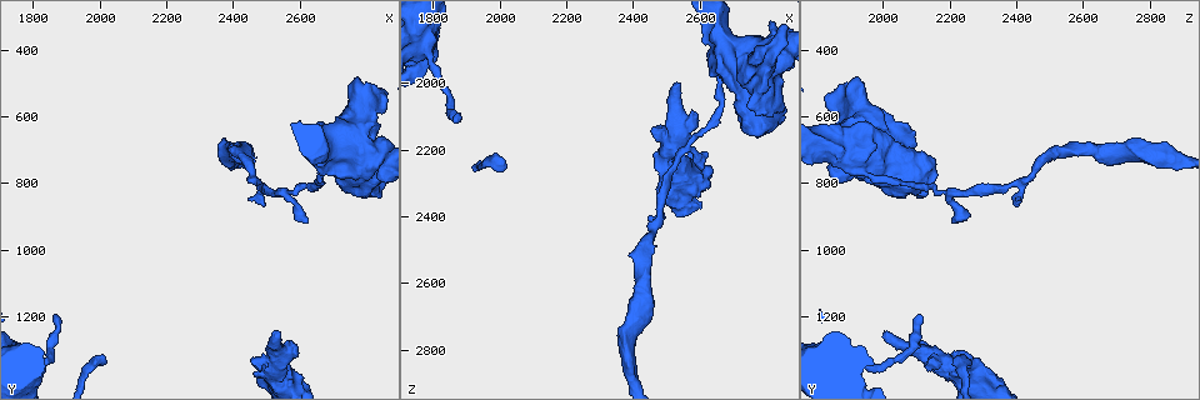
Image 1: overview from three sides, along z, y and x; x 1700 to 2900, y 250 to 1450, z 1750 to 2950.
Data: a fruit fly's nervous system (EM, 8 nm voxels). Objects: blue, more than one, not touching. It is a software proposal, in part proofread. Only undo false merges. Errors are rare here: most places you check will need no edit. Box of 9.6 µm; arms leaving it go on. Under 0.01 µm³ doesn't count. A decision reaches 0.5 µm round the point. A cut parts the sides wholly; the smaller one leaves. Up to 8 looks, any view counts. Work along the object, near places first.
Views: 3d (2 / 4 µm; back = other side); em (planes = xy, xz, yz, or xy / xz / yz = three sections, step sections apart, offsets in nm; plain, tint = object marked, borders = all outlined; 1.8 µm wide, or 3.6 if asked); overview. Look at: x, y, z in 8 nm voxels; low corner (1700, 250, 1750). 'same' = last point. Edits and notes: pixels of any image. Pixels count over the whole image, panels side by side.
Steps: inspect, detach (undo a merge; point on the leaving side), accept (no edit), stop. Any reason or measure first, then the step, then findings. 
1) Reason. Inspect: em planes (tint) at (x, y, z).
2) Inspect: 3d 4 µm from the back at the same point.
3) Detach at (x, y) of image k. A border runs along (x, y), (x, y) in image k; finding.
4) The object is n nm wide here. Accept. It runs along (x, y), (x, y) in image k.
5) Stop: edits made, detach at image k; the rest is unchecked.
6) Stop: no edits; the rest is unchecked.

Inspect: em planes (tint) at (2560, 820, 2200).

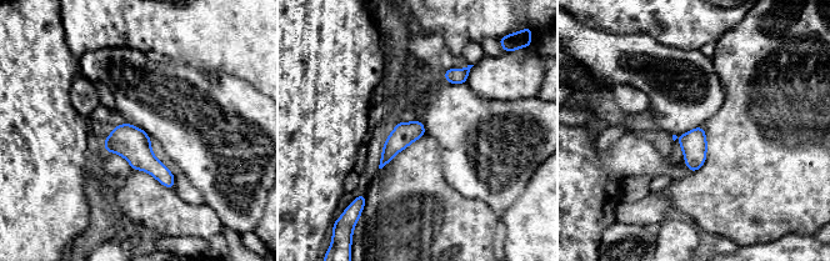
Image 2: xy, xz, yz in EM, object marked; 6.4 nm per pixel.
The object is 150 nm wide here. Accept. Continuous, no second neuron.

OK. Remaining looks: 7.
Sudden change in width. Inspect: em planes (tint) at (2520, 1280, 2060).

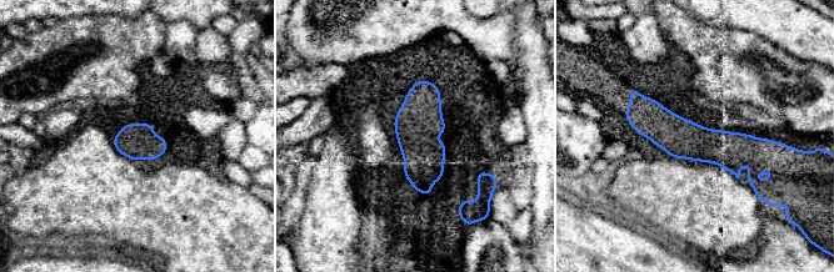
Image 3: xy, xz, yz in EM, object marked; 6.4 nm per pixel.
Accept. It runs along (633, 95), (682, 139), (769, 149) in image 3; continuous, no second neuron.

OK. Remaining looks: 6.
Thin arm on a thick one. Inspect: 3d 4 µm at (2680, 770, 1950).

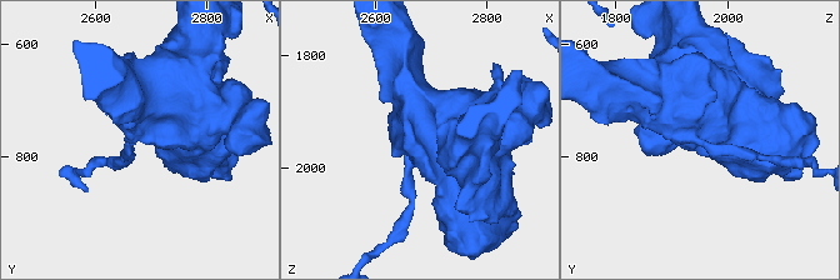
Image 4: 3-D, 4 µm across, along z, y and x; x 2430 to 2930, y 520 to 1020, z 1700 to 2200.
4 arms meet here; now the EM. Inspect: em 3.6 µm planes (tint) at (2685, 765, 1940).

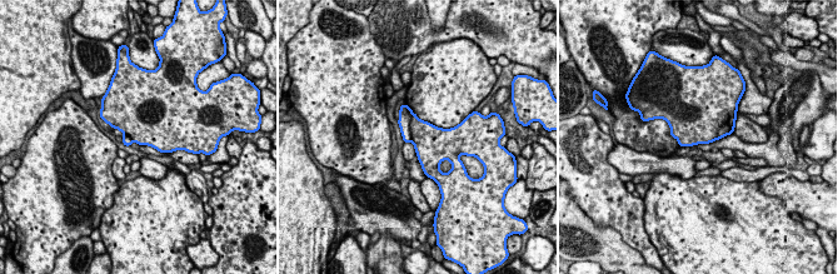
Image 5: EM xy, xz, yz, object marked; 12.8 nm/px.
Detach at (405, 115) of image 5. A border runs along (413, 113), (409, 120), (410, 140) in image 5; a second neuron is stuck on.

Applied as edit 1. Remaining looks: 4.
Stop: edits made, detach at image 5; the rest is unchecked.

